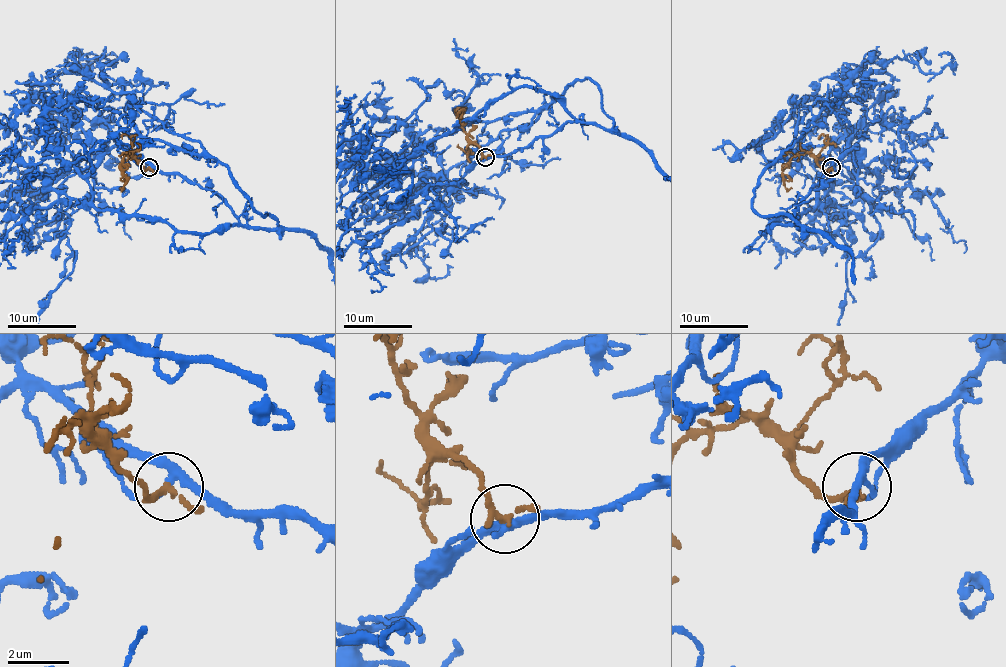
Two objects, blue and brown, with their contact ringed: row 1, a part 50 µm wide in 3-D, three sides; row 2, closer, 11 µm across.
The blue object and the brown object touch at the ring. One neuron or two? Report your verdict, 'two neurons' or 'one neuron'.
one neuron

